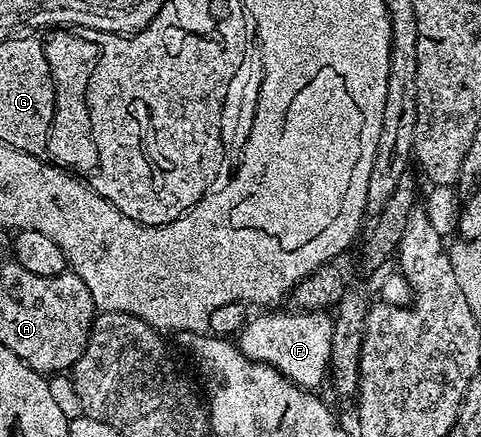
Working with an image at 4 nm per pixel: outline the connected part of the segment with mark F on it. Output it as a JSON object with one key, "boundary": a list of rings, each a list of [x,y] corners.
{"boundary":[[[272,309],[269,315],[260,315],[257,317],[249,318],[248,322],[245,323],[244,328],[238,333],[238,346],[247,359],[256,359],[260,363],[269,363],[271,367],[278,368],[285,377],[287,377],[292,383],[296,383],[299,387],[305,389],[316,389],[316,386],[320,382],[325,382],[326,376],[329,374],[330,368],[328,362],[330,361],[330,337],[332,336],[332,320],[333,316],[328,311],[297,311],[295,309],[287,309],[288,311],[276,311],[280,309]]]}

